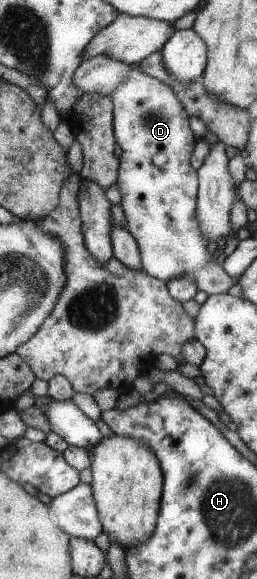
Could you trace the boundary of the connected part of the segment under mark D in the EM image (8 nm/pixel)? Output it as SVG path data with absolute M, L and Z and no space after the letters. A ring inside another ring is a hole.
M131 68L110 96L114 138L122 151L117 158L116 186L125 218L124 227L134 236L141 252L141 269L147 272L147 275L164 282L189 274L192 275L197 290L207 295L227 294L227 289L233 285L233 281L231 276L217 265L217 261L209 261L209 255L205 253L206 239L201 233L197 219L198 179L196 171L189 164L189 155L197 137L189 129L186 108L182 106L172 87L141 72L139 68Z

